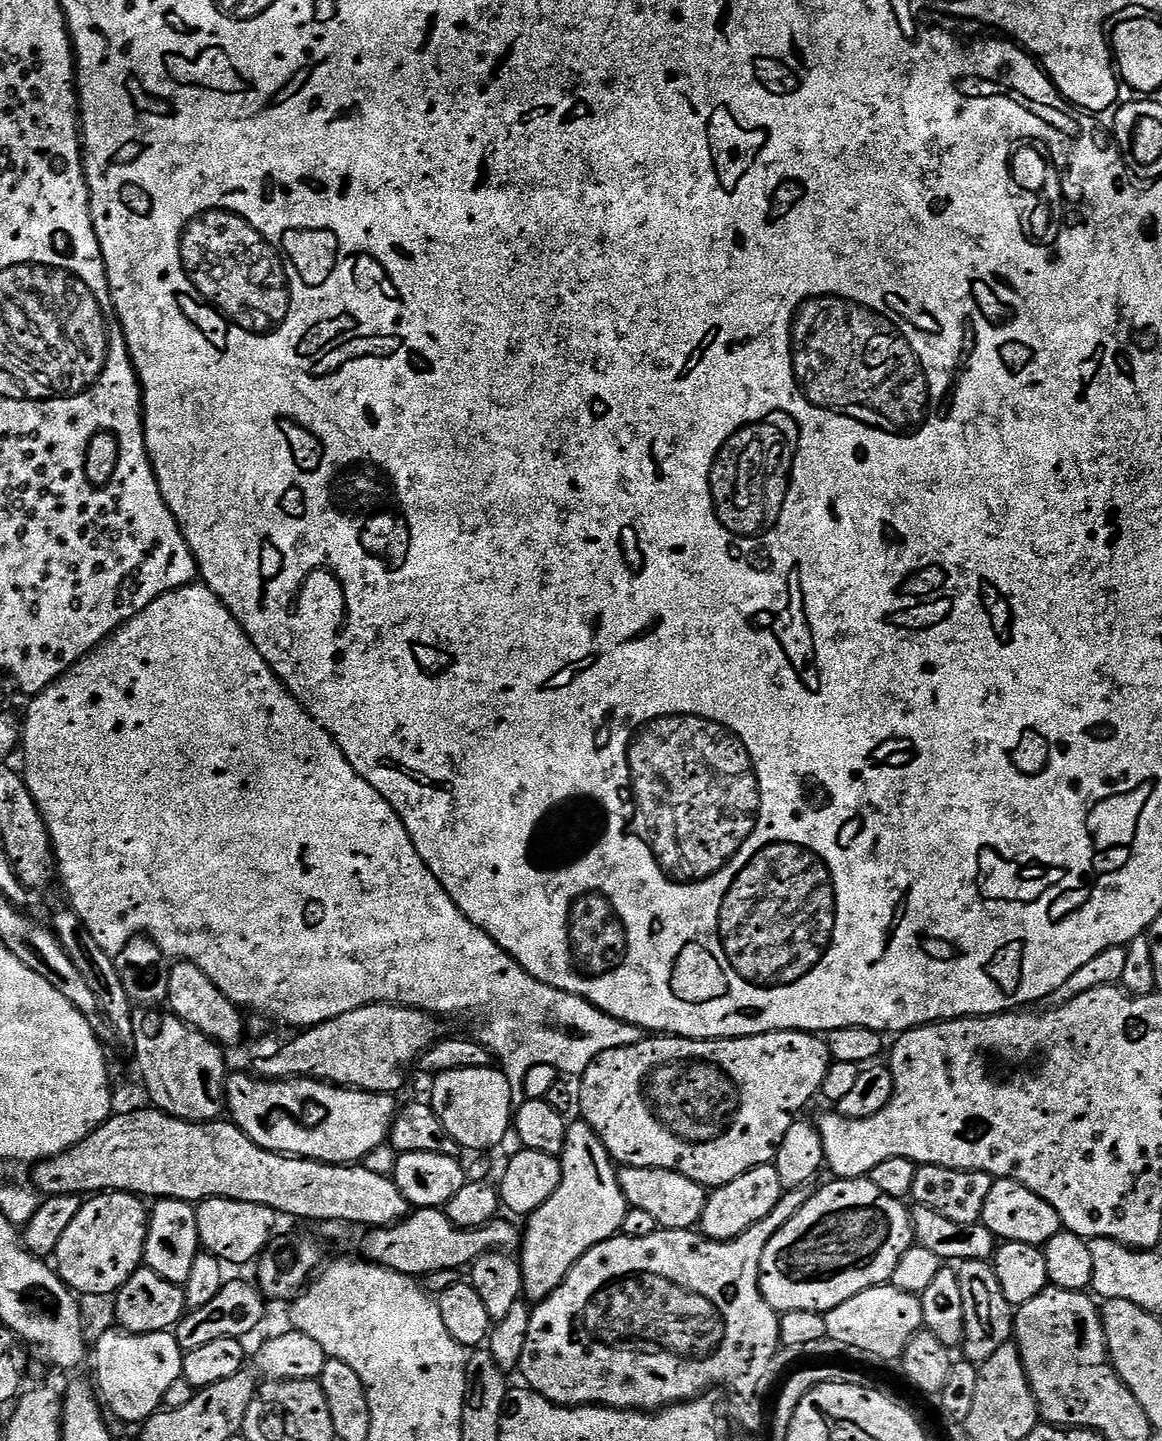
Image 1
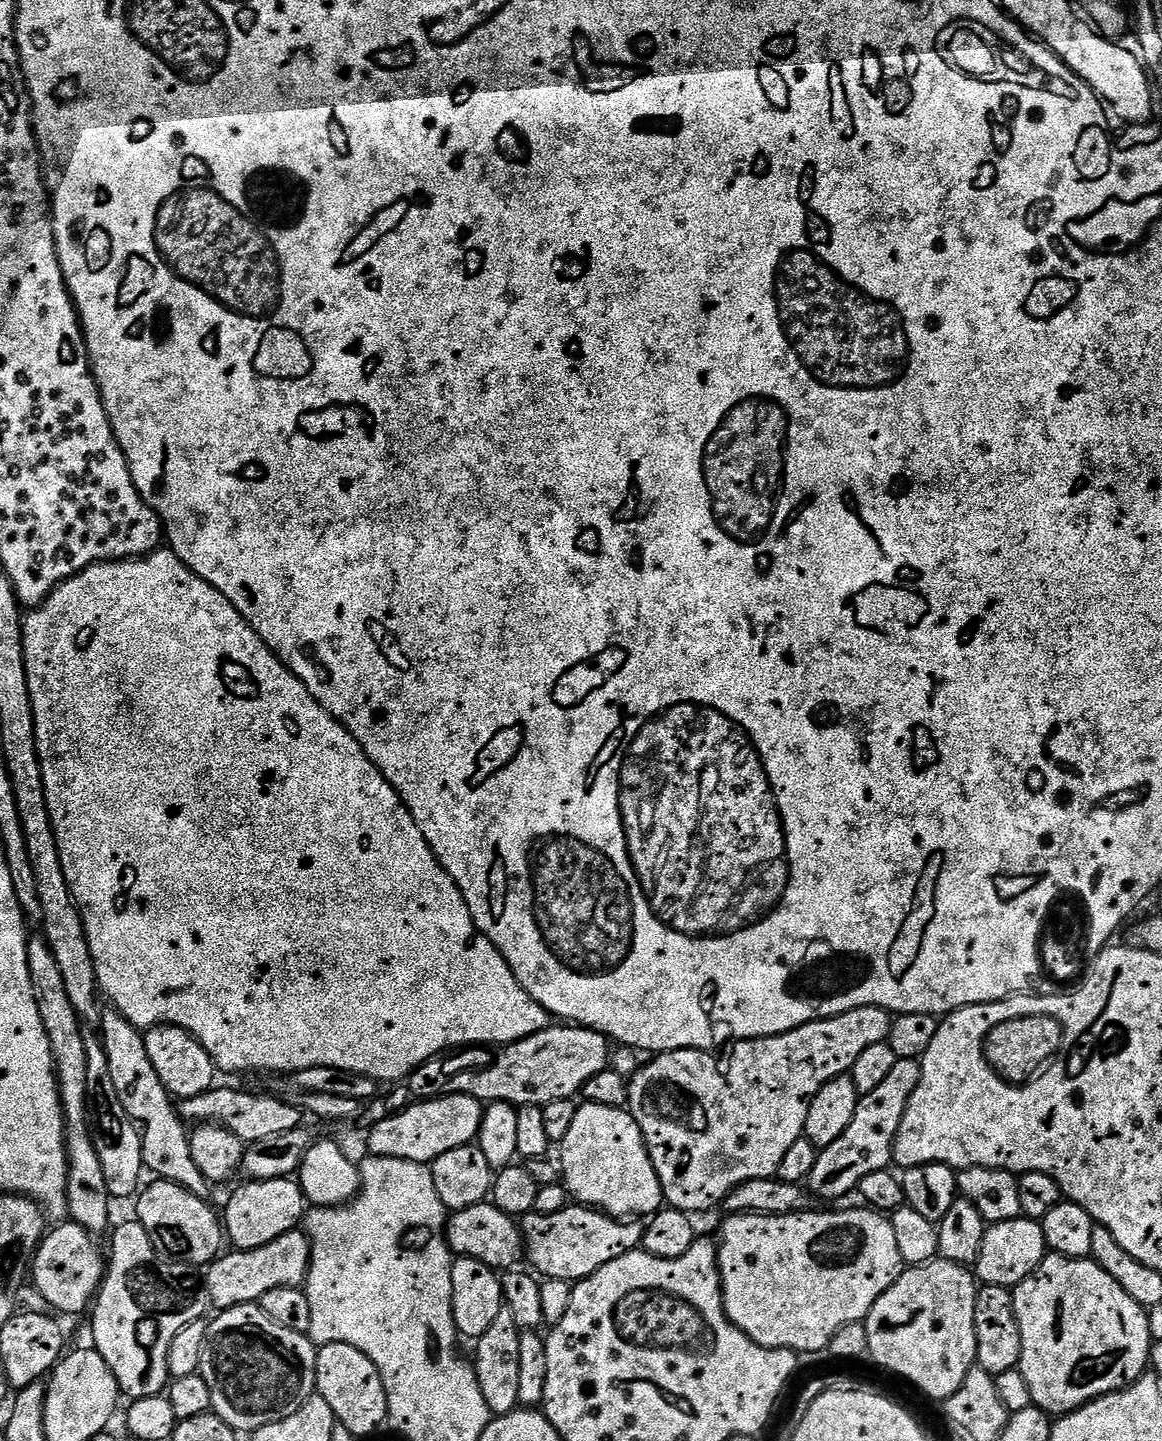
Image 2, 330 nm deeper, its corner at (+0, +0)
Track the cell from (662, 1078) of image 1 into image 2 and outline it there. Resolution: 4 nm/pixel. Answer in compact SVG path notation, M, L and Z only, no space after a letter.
M855 1008L844 1012L840 1016L825 1016L818 1020L811 1020L803 1024L801 1028L795 1028L789 1032L783 1032L781 1036L760 1036L756 1040L738 1040L727 1049L728 1057L724 1060L724 1068L720 1065L719 1055L702 1048L683 1048L673 1052L661 1052L653 1055L648 1065L637 1067L631 1073L628 1081L627 1111L638 1122L638 1126L644 1135L644 1141L648 1143L648 1153L652 1159L654 1170L660 1179L660 1185L664 1191L664 1199L667 1207L677 1208L680 1212L697 1214L696 1212L708 1212L711 1208L719 1209L734 1189L742 1182L750 1182L754 1178L773 1178L780 1171L782 1158L786 1158L786 1150L794 1146L804 1136L806 1126L806 1114L814 1094L822 1090L826 1082L834 1078L851 1073L854 1062L858 1062L858 1054L866 1050L866 1046L874 1046L887 1041L892 1029L893 1017L884 1008Z

